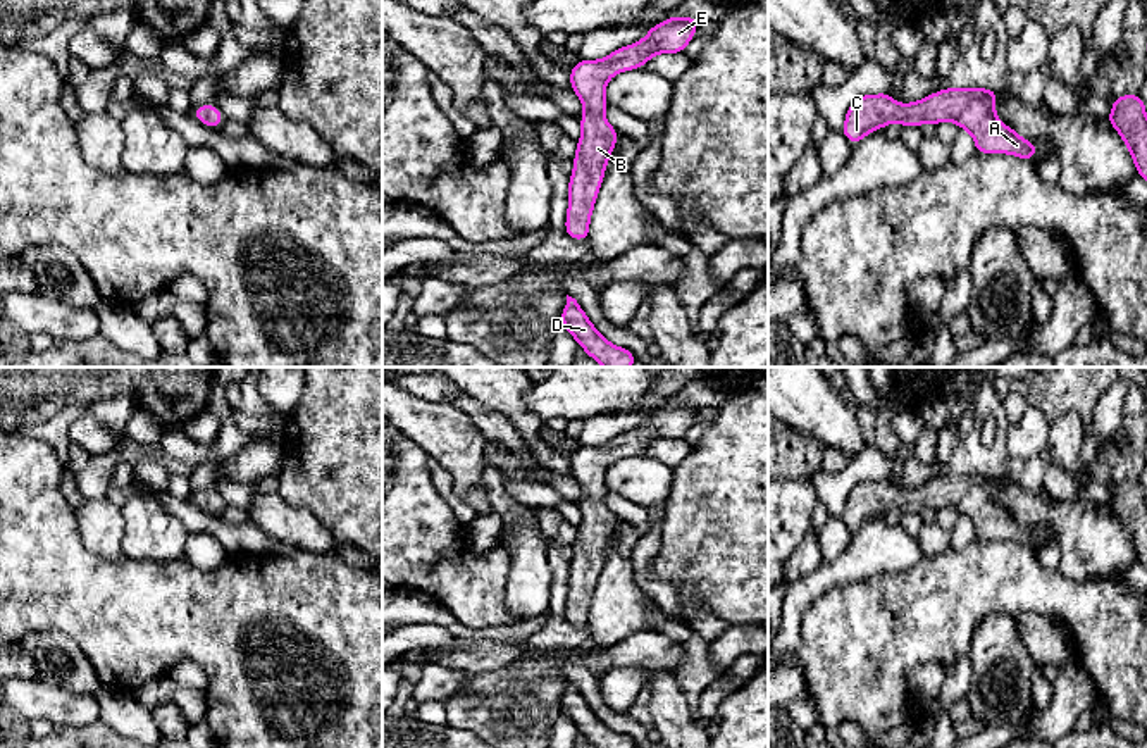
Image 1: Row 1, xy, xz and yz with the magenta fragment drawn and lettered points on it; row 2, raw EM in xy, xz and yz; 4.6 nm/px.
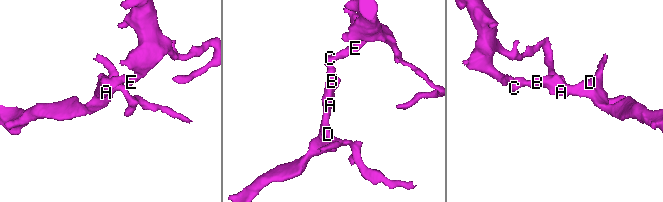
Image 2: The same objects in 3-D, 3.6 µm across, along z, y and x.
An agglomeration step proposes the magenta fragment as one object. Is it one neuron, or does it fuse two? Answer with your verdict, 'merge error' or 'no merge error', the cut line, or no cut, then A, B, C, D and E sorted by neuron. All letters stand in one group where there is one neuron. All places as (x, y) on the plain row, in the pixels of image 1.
no merge error; no cut; A B C D E

